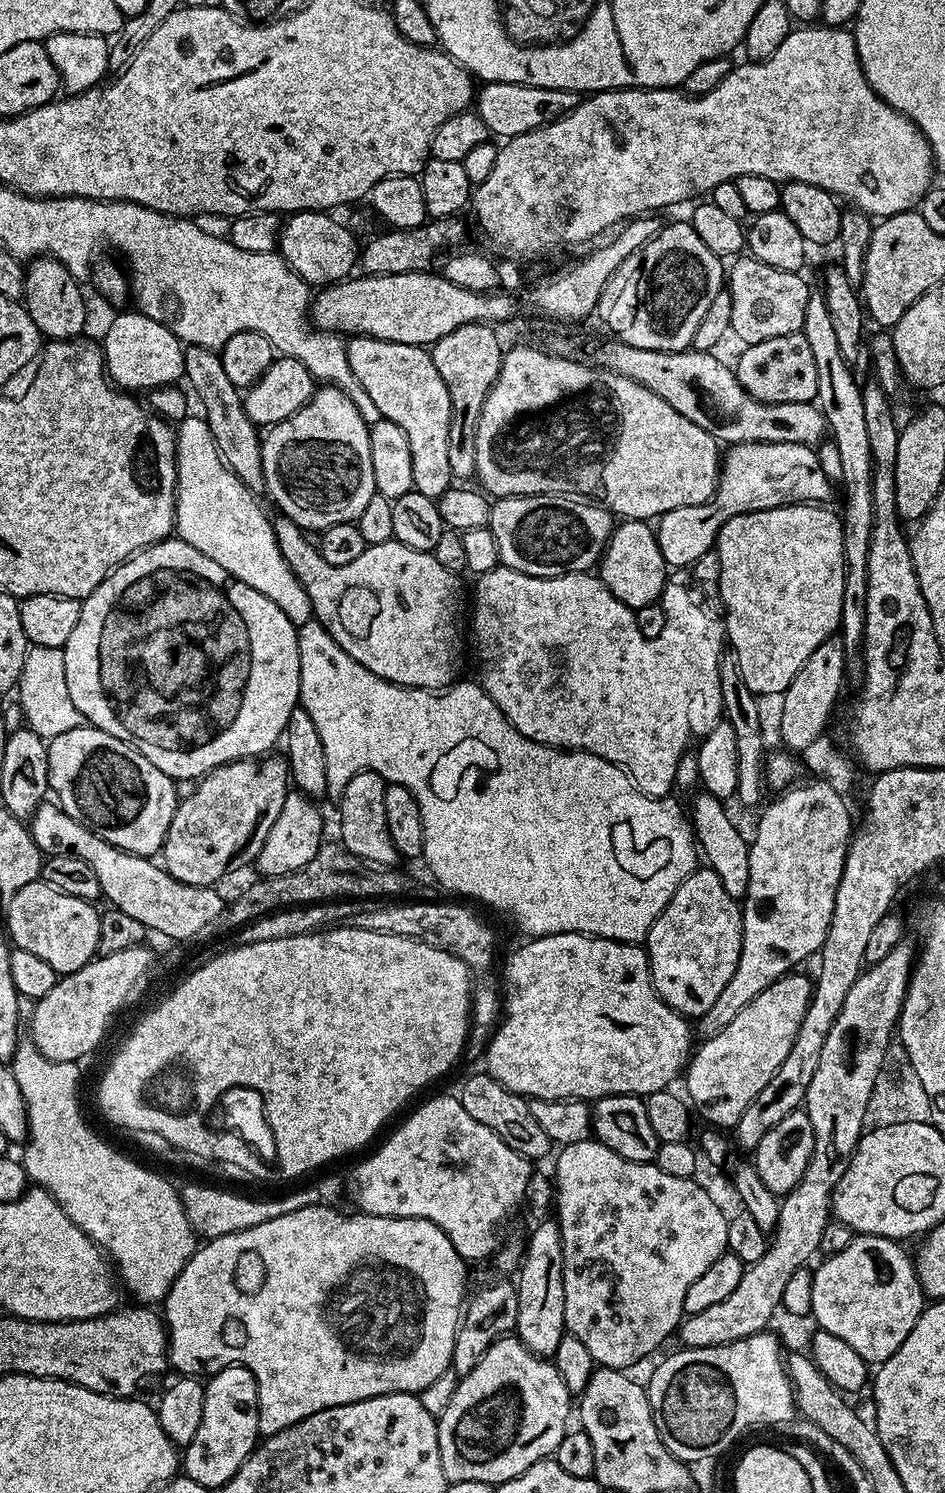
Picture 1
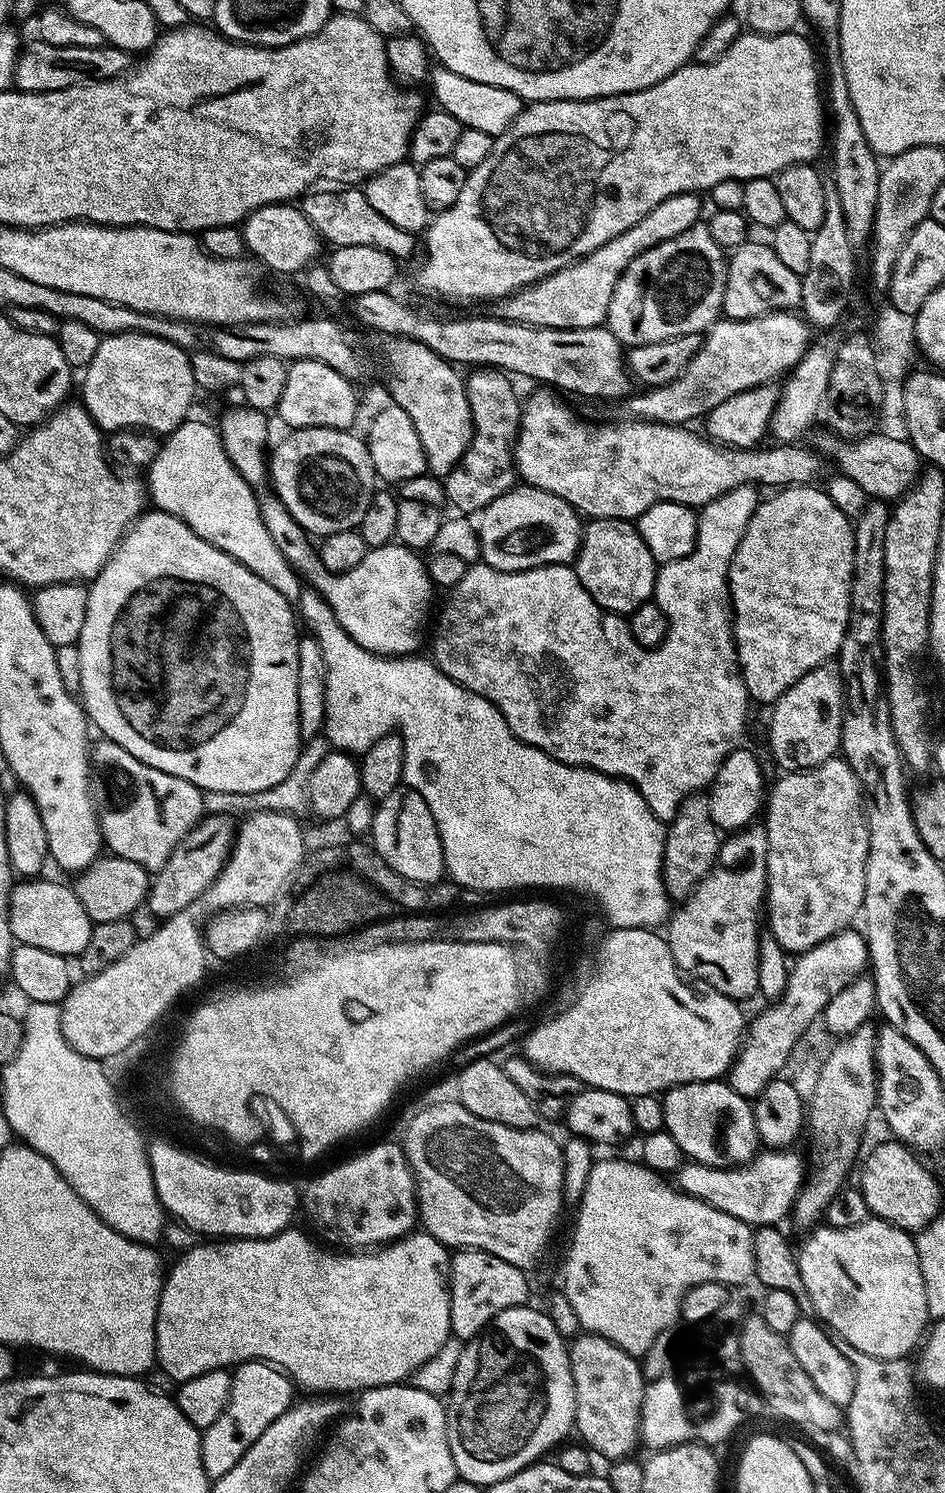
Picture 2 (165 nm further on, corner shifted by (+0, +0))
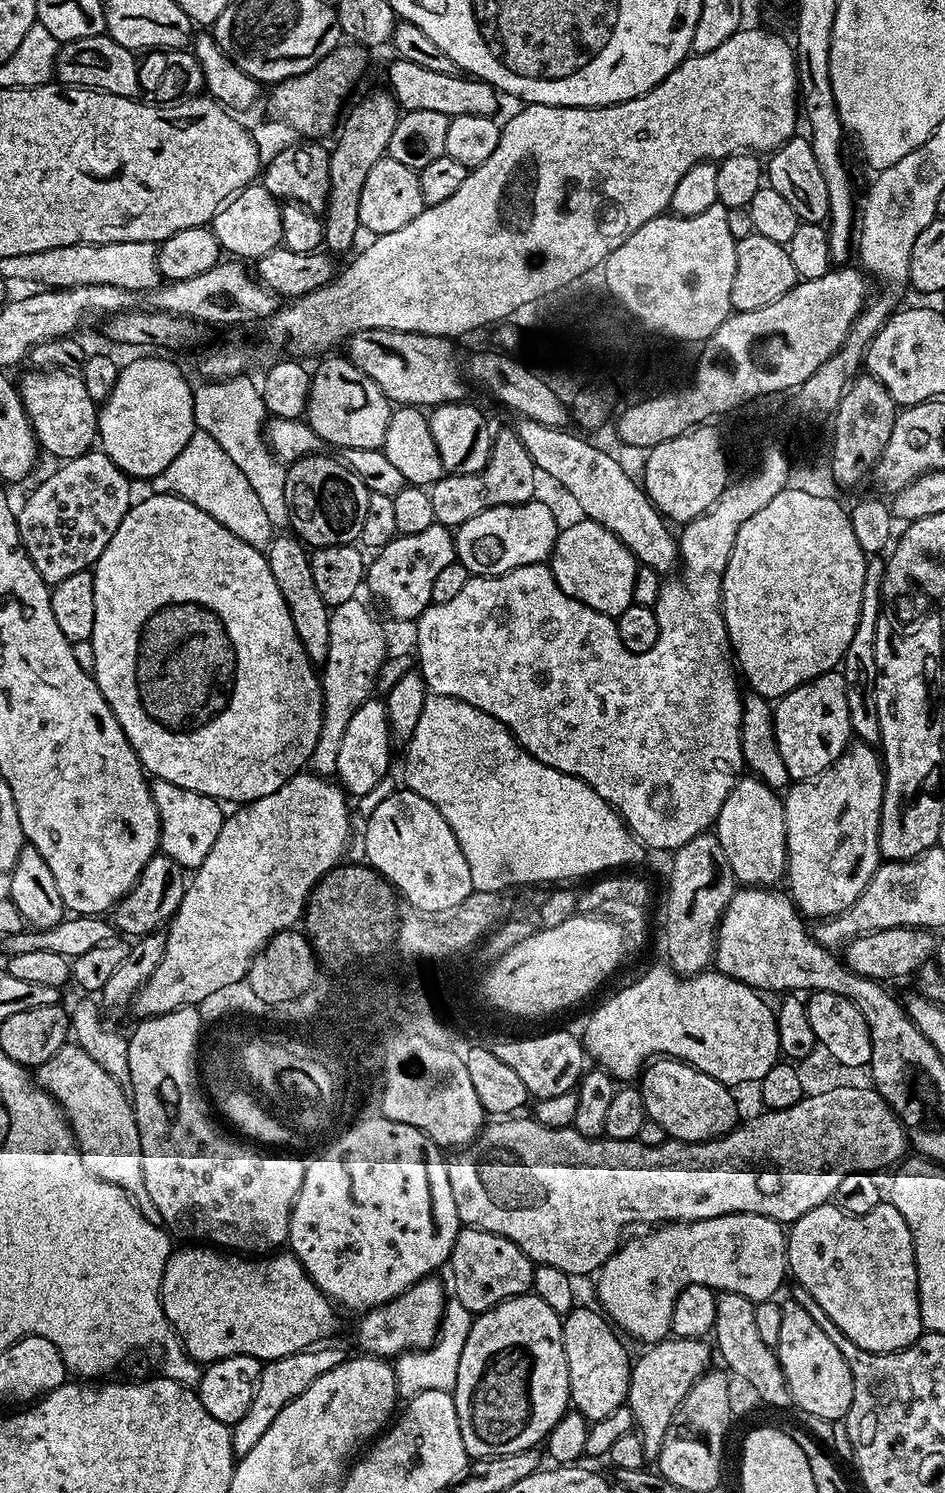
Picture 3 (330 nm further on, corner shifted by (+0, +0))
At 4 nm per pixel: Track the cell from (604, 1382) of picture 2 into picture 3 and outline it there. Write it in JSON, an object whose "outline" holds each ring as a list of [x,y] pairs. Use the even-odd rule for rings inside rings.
{"outline":[[[577,1306],[562,1320],[562,1342],[570,1378],[570,1404],[589,1422],[606,1418],[614,1414],[614,1410],[625,1407],[633,1365],[630,1356],[628,1360],[623,1342],[619,1340],[621,1337],[617,1329],[603,1311],[592,1308]]]}

